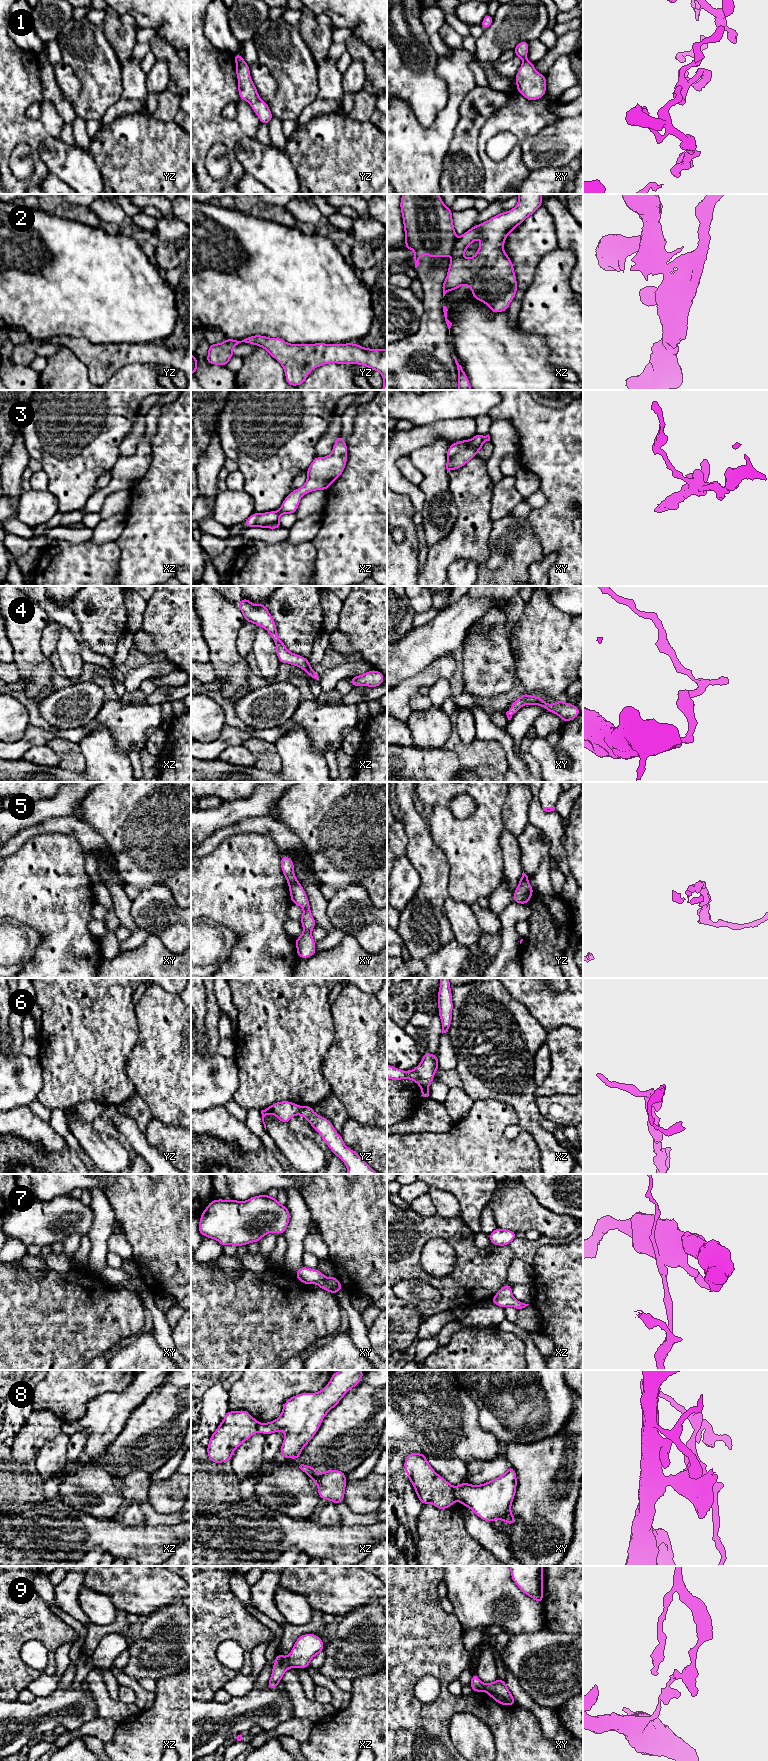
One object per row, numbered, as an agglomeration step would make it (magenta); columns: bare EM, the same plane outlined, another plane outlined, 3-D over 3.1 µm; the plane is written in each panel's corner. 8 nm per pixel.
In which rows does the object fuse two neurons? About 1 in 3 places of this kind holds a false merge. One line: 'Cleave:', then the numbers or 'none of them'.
Cleave: 2, 6, 8, 9

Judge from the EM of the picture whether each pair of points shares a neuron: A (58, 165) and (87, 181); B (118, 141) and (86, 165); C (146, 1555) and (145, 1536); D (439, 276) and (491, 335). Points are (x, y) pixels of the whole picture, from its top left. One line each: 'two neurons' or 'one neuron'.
A: one neuron
B: two neurons
C: one neuron
D: two neurons

